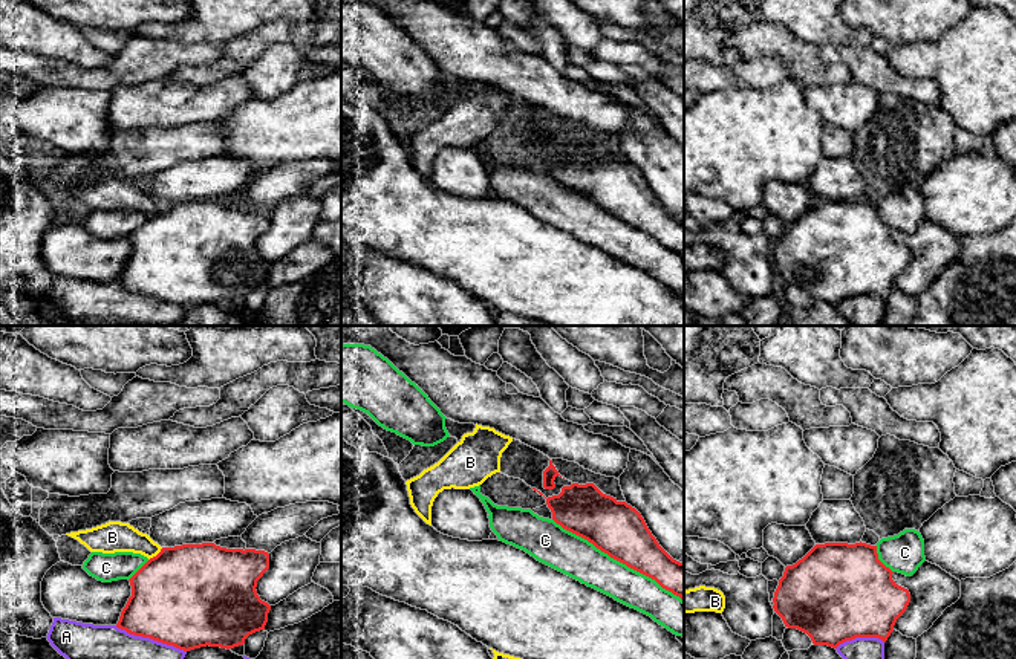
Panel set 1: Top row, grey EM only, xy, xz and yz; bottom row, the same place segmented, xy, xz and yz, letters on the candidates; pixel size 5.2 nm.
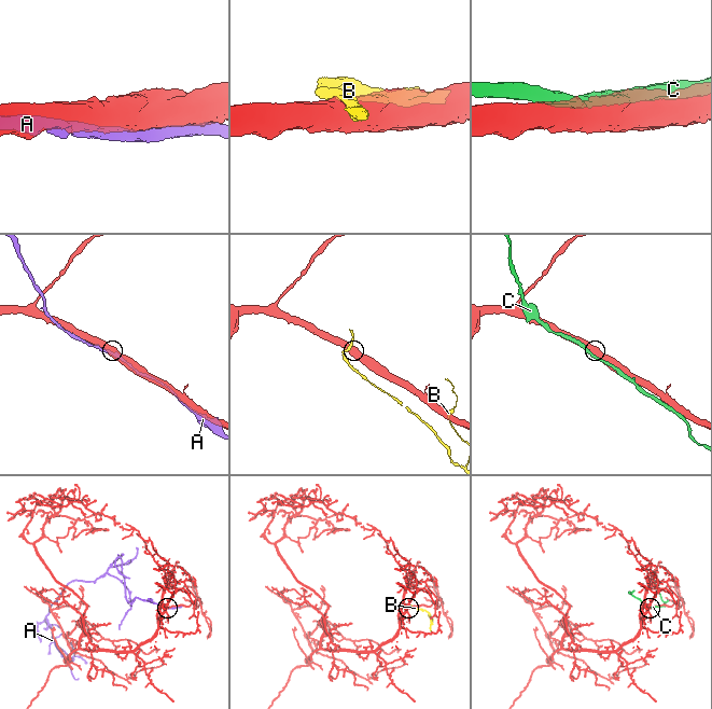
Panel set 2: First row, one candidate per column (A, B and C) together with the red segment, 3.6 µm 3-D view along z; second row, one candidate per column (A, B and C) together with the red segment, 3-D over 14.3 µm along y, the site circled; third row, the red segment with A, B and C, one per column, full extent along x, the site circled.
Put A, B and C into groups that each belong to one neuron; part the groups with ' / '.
A / B / C

